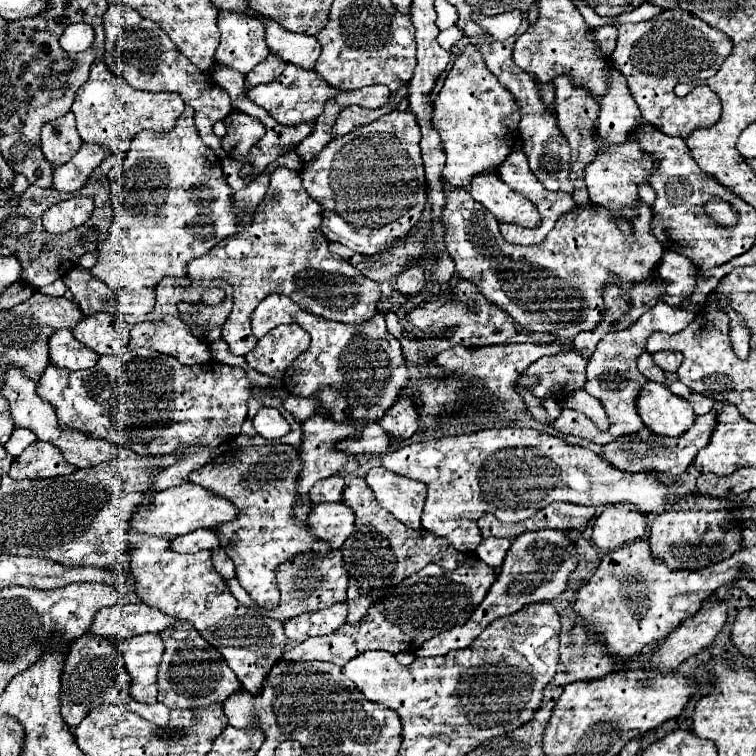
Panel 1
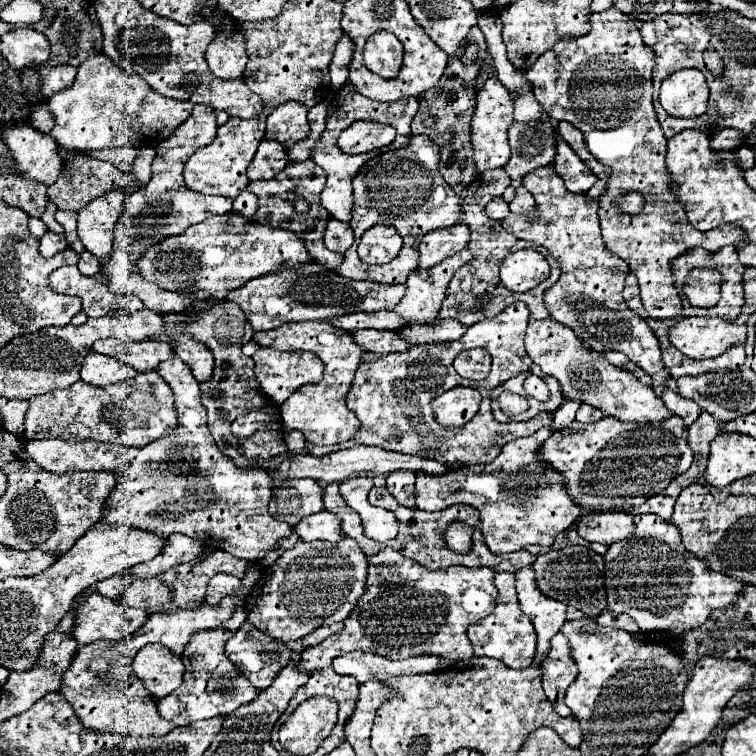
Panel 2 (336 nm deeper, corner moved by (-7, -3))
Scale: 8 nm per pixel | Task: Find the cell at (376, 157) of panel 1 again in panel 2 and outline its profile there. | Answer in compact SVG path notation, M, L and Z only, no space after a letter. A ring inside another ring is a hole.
M413 136L409 146L381 154L373 158L355 176L353 182L355 210L351 218L351 228L355 232L355 244L345 252L343 264L333 270L335 274L349 280L369 280L377 284L403 284L407 274L419 268L419 242L431 230L449 228L459 222L461 198L451 190L451 186L439 174L439 146L429 136ZM375 224L391 224L403 236L401 254L387 266L363 264L357 256L357 242L365 230Z

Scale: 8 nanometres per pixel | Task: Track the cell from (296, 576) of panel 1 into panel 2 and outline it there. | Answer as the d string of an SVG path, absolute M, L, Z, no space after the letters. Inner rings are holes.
M345 536L339 542L327 542L327 540L297 542L297 546L283 552L273 566L267 566L267 570L261 572L259 580L255 582L245 602L249 614L247 622L251 622L255 628L263 630L263 634L271 636L277 642L285 644L295 642L319 626L345 620L347 614L355 608L359 594L363 594L365 576L367 576L367 556L363 554L363 550L355 540Z

